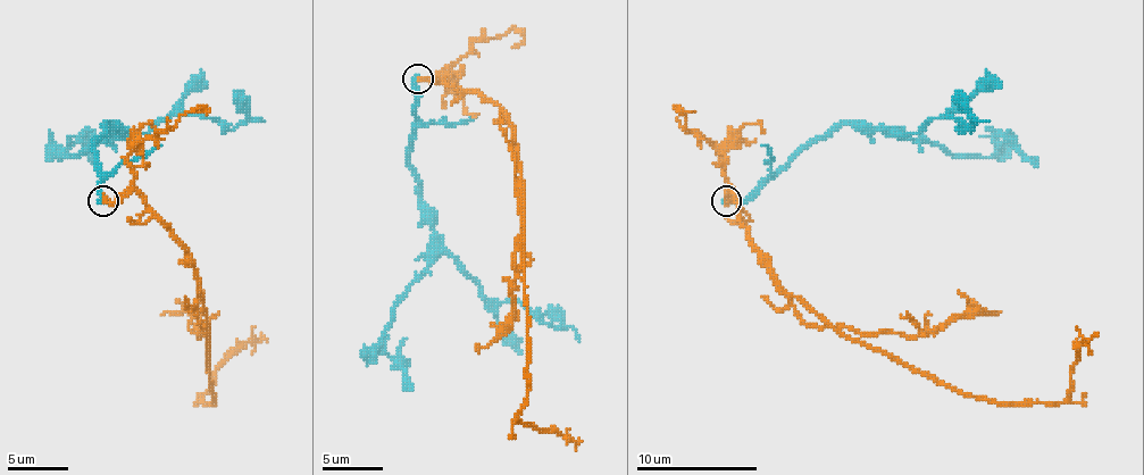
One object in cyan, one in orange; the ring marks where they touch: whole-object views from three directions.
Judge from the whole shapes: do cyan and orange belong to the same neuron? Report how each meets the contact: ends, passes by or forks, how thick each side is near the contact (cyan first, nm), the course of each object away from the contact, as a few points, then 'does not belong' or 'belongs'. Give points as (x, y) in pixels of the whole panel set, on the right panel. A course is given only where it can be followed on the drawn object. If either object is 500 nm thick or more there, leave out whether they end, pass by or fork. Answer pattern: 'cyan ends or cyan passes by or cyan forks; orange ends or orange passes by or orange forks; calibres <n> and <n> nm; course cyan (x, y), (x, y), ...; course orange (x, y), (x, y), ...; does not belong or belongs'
cyan ends; orange ends; calibres 320 and 320 nm; course cyan (725, 200), (750, 200), (807, 146), (843, 124), (916, 133), (950, 115), (970, 130), (968, 102), (955, 91); course orange (725, 200), (728, 191), (750, 246), (768, 273), (852, 339), (974, 397), (1065, 400), (1077, 351), (1097, 333); does not belong

